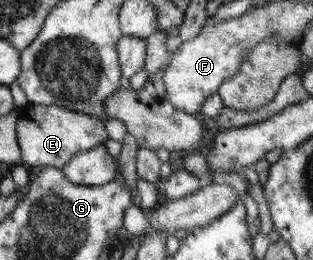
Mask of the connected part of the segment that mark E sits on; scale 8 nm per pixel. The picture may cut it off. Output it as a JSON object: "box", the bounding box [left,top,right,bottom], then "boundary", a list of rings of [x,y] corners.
{"box":[16,104,109,170],"boundary":[[[30,104],[30,115],[21,115],[16,135],[22,151],[23,165],[31,170],[44,166],[64,168],[73,155],[104,145],[109,138],[104,122],[96,116],[70,111],[57,105]]]}

